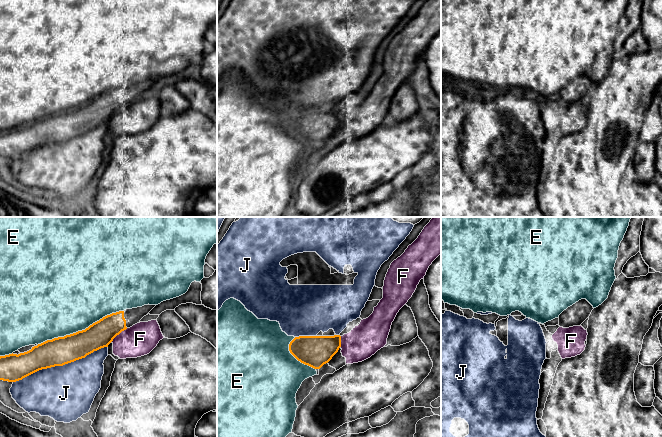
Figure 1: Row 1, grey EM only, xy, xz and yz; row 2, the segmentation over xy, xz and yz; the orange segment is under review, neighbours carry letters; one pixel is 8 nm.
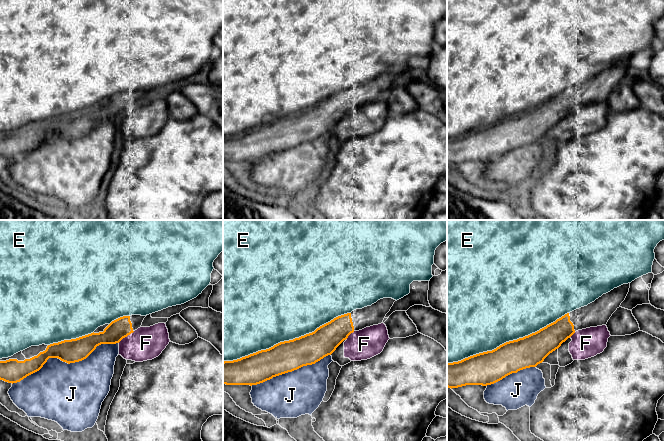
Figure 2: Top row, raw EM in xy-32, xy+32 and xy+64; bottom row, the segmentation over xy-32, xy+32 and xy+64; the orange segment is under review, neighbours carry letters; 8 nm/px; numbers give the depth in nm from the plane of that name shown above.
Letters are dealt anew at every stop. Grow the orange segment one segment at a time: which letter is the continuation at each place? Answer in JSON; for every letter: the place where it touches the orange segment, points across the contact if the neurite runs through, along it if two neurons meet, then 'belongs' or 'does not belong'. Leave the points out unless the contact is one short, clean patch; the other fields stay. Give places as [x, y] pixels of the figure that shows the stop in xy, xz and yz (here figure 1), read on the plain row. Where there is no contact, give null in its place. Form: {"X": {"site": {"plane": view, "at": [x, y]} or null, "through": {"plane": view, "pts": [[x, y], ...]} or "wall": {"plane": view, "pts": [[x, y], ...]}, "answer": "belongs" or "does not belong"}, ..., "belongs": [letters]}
{"E": {"site": {"plane": "xy", "at": [80, 107]}, "answer": "does not belong"}, "F": {"site": {"plane": "xy", "at": [119, 109]}, "answer": "does not belong"}, "J": {"site": {"plane": "xy", "at": [60, 141]}, "answer": "does not belong"}, "belongs": []}

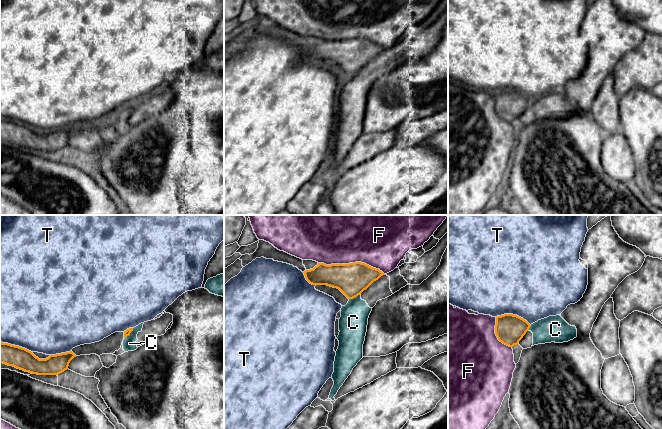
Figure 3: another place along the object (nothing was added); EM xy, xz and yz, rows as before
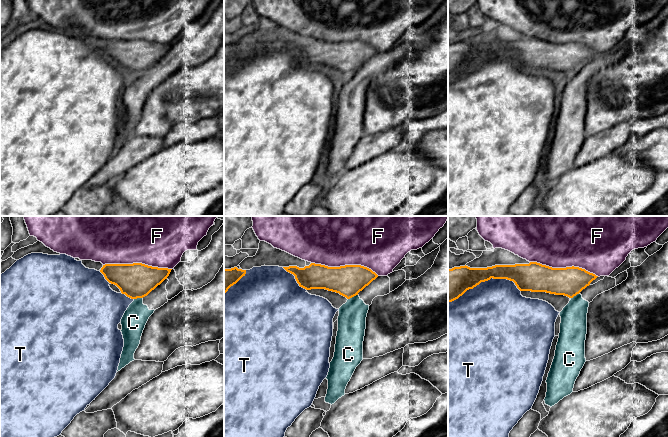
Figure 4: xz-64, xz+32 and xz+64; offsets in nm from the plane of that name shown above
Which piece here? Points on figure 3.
{"C": {"site": {"plane": "xz", "at": [354, 73]}, "wall": {"plane": "xz", "pts": [[359, 70], [349, 75]]}, "answer": "does not belong"}, "F": {"site": {"plane": "xz", "at": [351, 39]}, "answer": "does not belong"}, "T": {"site": {"plane": "yz", "at": [512, 90]}, "answer": "does not belong"}, "belongs": []}

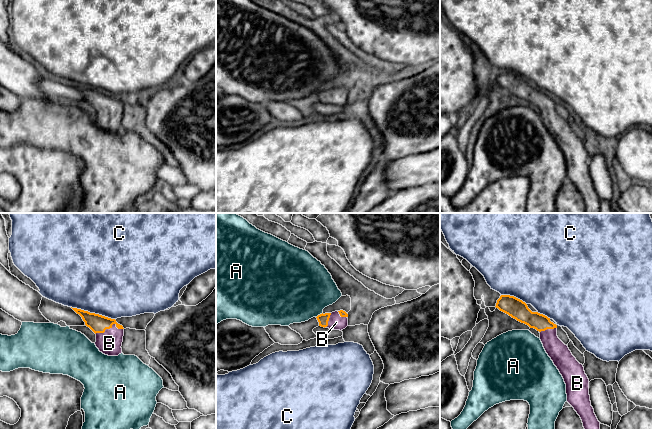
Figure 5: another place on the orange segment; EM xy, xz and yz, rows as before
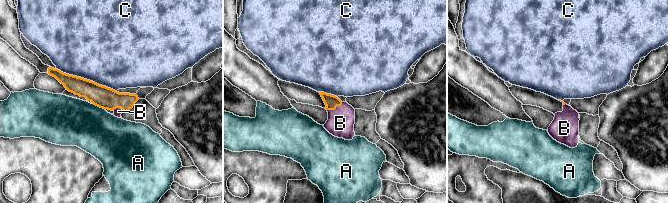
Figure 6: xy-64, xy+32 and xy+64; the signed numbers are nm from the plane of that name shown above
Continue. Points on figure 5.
{"A": {"site": {"plane": "xz", "at": [320, 90]}, "wall": {"plane": "xz", "pts": [[322, 88], [316, 93]]}, "answer": "does not belong"}, "B": {"site": {"plane": "xy", "at": [109, 104]}, "through": {"plane": "xy", "pts": [[97, 99], [109, 104], [109, 119]]}, "answer": "belongs"}, "C": {"site": {"plane": "xy", "at": [93, 89]}, "answer": "does not belong"}, "belongs": ["B"]}

